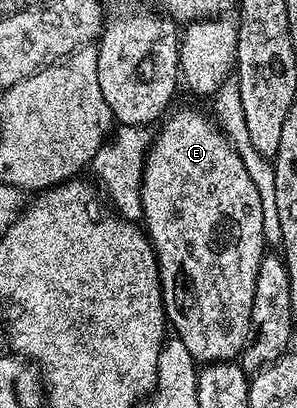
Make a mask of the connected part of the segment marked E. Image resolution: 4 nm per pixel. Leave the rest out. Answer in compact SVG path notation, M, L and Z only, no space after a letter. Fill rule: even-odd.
M173 109L164 116L163 122L157 129L157 135L155 131L149 145L149 151L145 155L145 168L141 174L141 211L143 216L145 215L143 230L148 235L149 243L157 255L157 268L161 278L161 300L165 306L165 318L172 334L181 339L183 345L187 345L187 353L191 353L191 357L198 364L227 363L236 360L244 351L246 343L249 342L253 325L251 305L255 301L255 277L259 273L262 257L267 254L267 240L263 233L262 202L254 182L247 174L246 166L240 160L239 153L232 147L231 141L208 114L205 116L201 111L176 111Z

